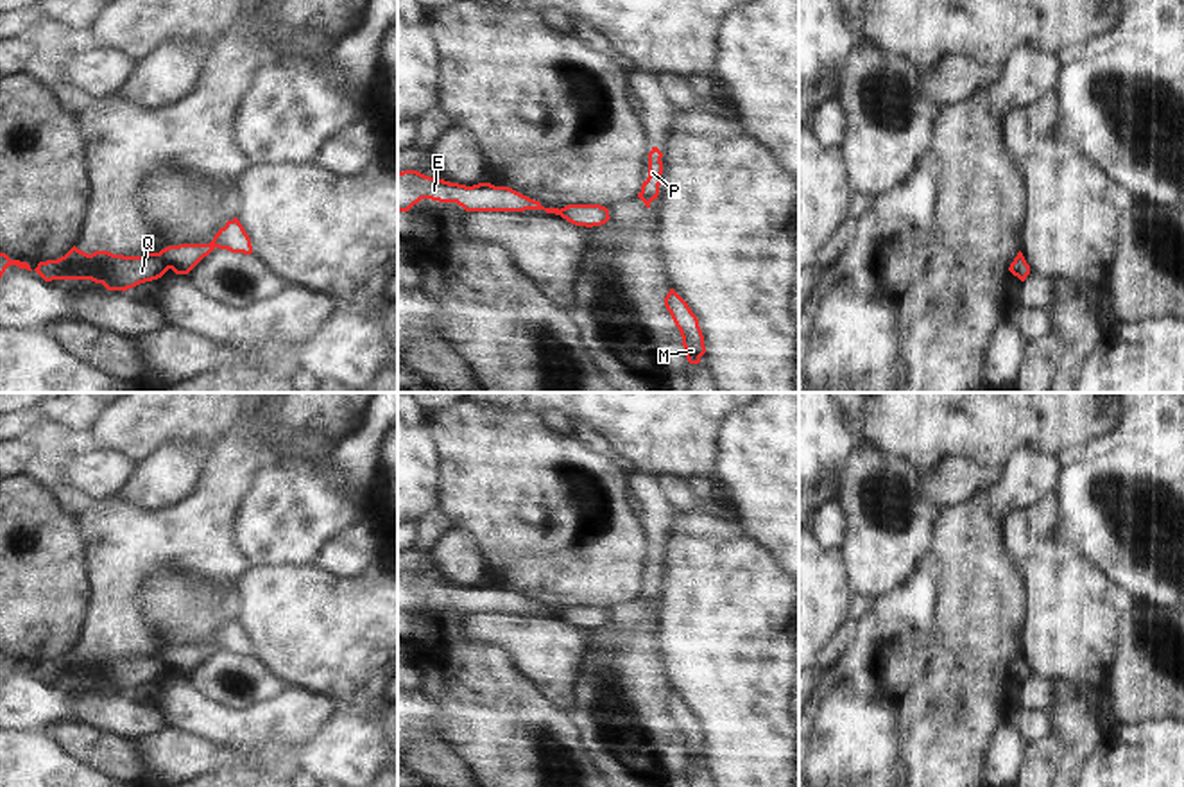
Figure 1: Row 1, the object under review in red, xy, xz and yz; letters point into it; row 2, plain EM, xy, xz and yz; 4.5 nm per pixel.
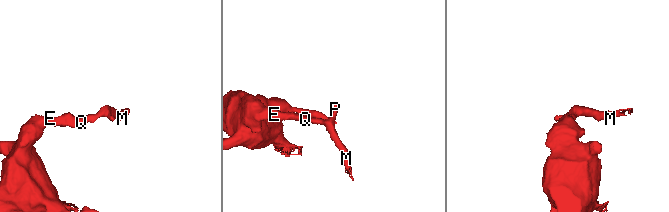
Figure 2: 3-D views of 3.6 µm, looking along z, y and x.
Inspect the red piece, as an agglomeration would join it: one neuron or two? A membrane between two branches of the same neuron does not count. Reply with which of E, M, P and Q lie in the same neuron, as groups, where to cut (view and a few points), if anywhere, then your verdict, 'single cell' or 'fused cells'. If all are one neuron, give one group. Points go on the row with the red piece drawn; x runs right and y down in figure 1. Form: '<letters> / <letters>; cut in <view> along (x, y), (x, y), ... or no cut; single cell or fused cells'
E Q / M P; cut in xy along (156, 253), (169, 268); fused cells

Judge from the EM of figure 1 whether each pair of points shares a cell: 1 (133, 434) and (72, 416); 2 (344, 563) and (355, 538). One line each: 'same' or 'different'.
1: different
2: same

